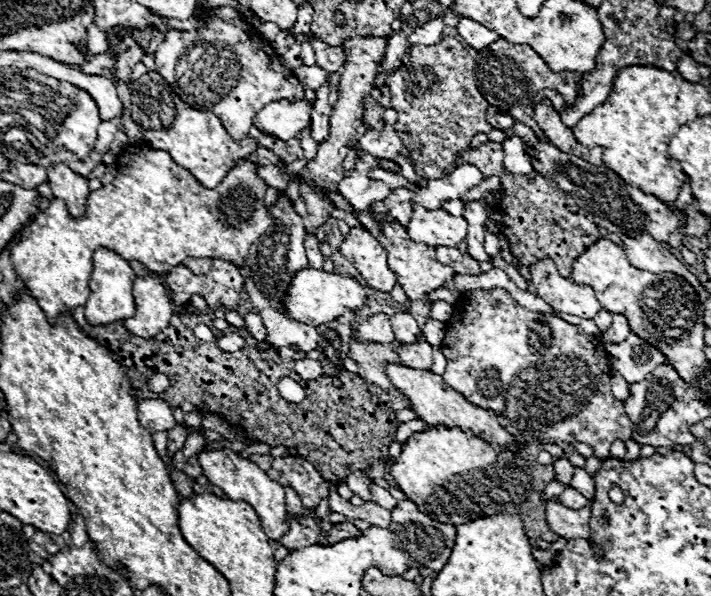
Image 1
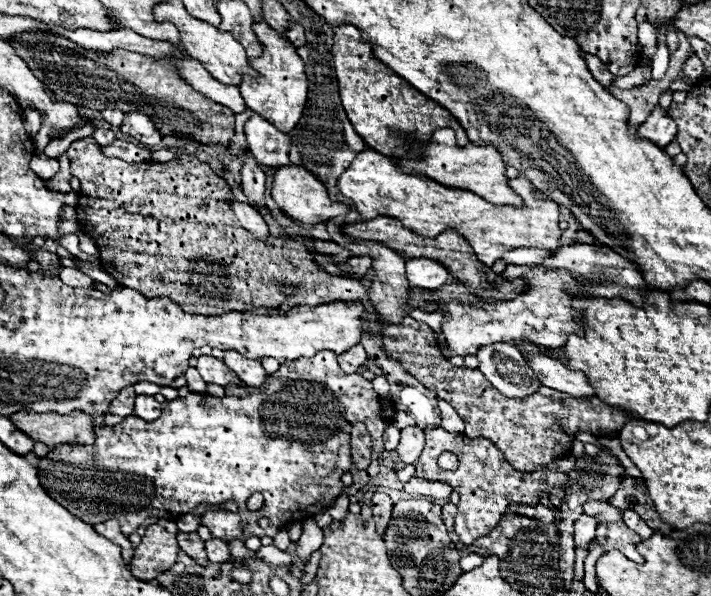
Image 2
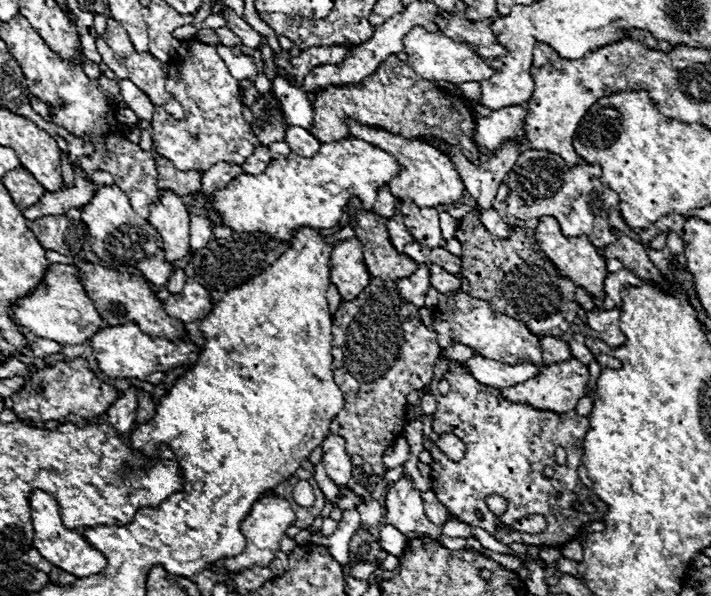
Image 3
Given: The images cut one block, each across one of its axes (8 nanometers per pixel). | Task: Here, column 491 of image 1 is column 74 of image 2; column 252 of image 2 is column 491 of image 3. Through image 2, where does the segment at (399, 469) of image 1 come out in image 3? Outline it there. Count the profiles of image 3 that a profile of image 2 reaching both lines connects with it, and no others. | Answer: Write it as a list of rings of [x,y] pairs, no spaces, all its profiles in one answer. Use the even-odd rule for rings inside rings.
[[[438,356],[436,364],[436,376],[432,378],[430,382],[430,392],[436,396],[436,402],[438,402],[438,410],[434,412],[434,420],[432,420],[432,428],[434,428],[434,440],[440,436],[440,434],[454,434],[458,436],[464,446],[466,446],[466,454],[460,462],[452,462],[448,456],[444,456],[442,450],[438,450],[438,446],[434,446],[432,450],[432,463],[431,480],[433,485],[433,477],[441,486],[432,486],[434,494],[438,496],[438,500],[448,508],[448,512],[452,516],[456,516],[460,522],[468,524],[468,526],[474,526],[474,528],[484,528],[490,536],[494,536],[496,540],[500,540],[502,544],[510,544],[510,542],[522,542],[522,544],[530,544],[530,546],[554,546],[554,548],[562,548],[562,544],[566,542],[572,542],[576,538],[576,534],[582,530],[582,526],[590,524],[592,520],[598,520],[604,510],[606,510],[606,504],[594,494],[590,492],[588,488],[584,488],[584,484],[580,484],[578,480],[578,466],[582,462],[582,454],[584,454],[584,436],[586,436],[586,430],[588,430],[588,418],[584,416],[578,416],[574,410],[566,412],[566,414],[556,414],[556,412],[550,412],[550,410],[536,410],[528,404],[516,404],[516,402],[510,402],[502,396],[500,390],[496,388],[488,388],[484,384],[480,384],[478,380],[474,380],[474,376],[456,360],[450,360],[450,358],[444,358],[444,356]],[[446,378],[450,382],[450,392],[444,396],[440,394],[438,390],[438,382]],[[556,448],[564,448],[566,450],[566,456],[568,456],[568,466],[558,466],[554,462],[554,452]],[[544,466],[550,466],[554,468],[554,476],[552,478],[544,478],[542,476],[542,468]],[[488,494],[500,494],[506,498],[508,502],[508,510],[502,514],[502,516],[496,516],[494,512],[488,510],[484,498]],[[574,502],[590,502],[592,506],[598,508],[598,512],[594,514],[584,514],[584,512],[576,512],[572,508]],[[476,512],[480,512],[484,518],[480,520],[476,516]],[[528,514],[542,514],[548,522],[546,530],[540,532],[540,534],[526,534],[526,532],[518,532],[518,530],[512,530],[512,532],[500,532],[498,530],[498,524],[504,524],[504,526],[512,526],[518,518],[522,516],[528,516]]]

